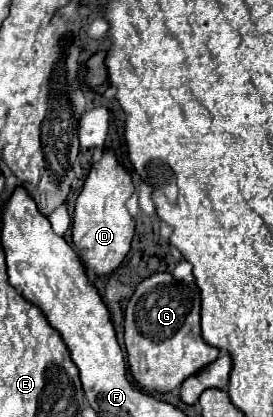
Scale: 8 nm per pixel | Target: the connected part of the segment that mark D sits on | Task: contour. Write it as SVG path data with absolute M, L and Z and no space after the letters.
M105 148L91 166L73 214L73 244L77 252L85 252L83 262L91 278L109 274L119 268L125 254L129 252L135 234L135 222L127 210L127 200L131 194L131 174L123 166L119 166L115 152L111 148Z

